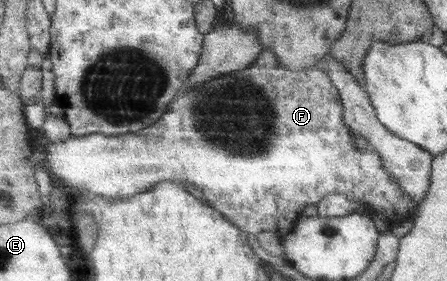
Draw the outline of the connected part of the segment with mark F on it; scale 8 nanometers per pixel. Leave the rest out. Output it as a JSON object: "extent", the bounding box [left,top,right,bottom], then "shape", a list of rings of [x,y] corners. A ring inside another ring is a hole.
{"extent":[40,49,418,238],"shape":[[[264,49],[248,68],[183,89],[172,100],[168,113],[139,133],[73,135],[62,143],[44,142],[44,151],[40,166],[50,177],[57,177],[68,187],[92,189],[98,195],[114,199],[148,191],[164,180],[179,185],[183,181],[190,182],[203,192],[212,207],[254,236],[262,231],[270,231],[280,238],[292,233],[304,207],[317,204],[332,193],[340,193],[352,202],[366,205],[374,211],[373,214],[382,211],[391,225],[408,217],[414,218],[418,208],[416,200],[394,180],[390,170],[384,168],[382,156],[376,148],[366,147],[360,151],[356,147],[350,126],[344,121],[343,98],[327,71],[321,65],[300,71],[290,70],[270,49]],[[234,95],[240,97],[242,103],[234,101]]]}

